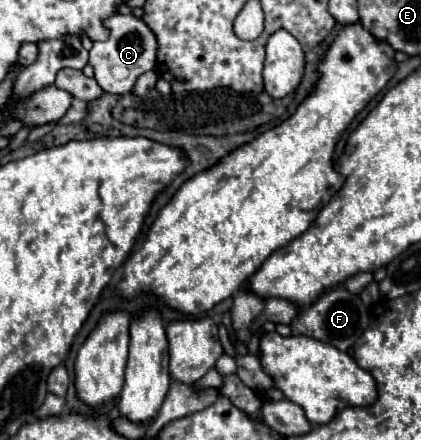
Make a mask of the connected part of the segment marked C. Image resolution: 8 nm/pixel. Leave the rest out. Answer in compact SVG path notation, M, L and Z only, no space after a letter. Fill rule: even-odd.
M111 16L105 26L109 28L109 38L105 42L95 42L89 52L89 64L95 70L97 84L109 94L125 94L131 92L137 78L147 70L155 68L155 58L159 50L159 42L153 30L137 16Z

